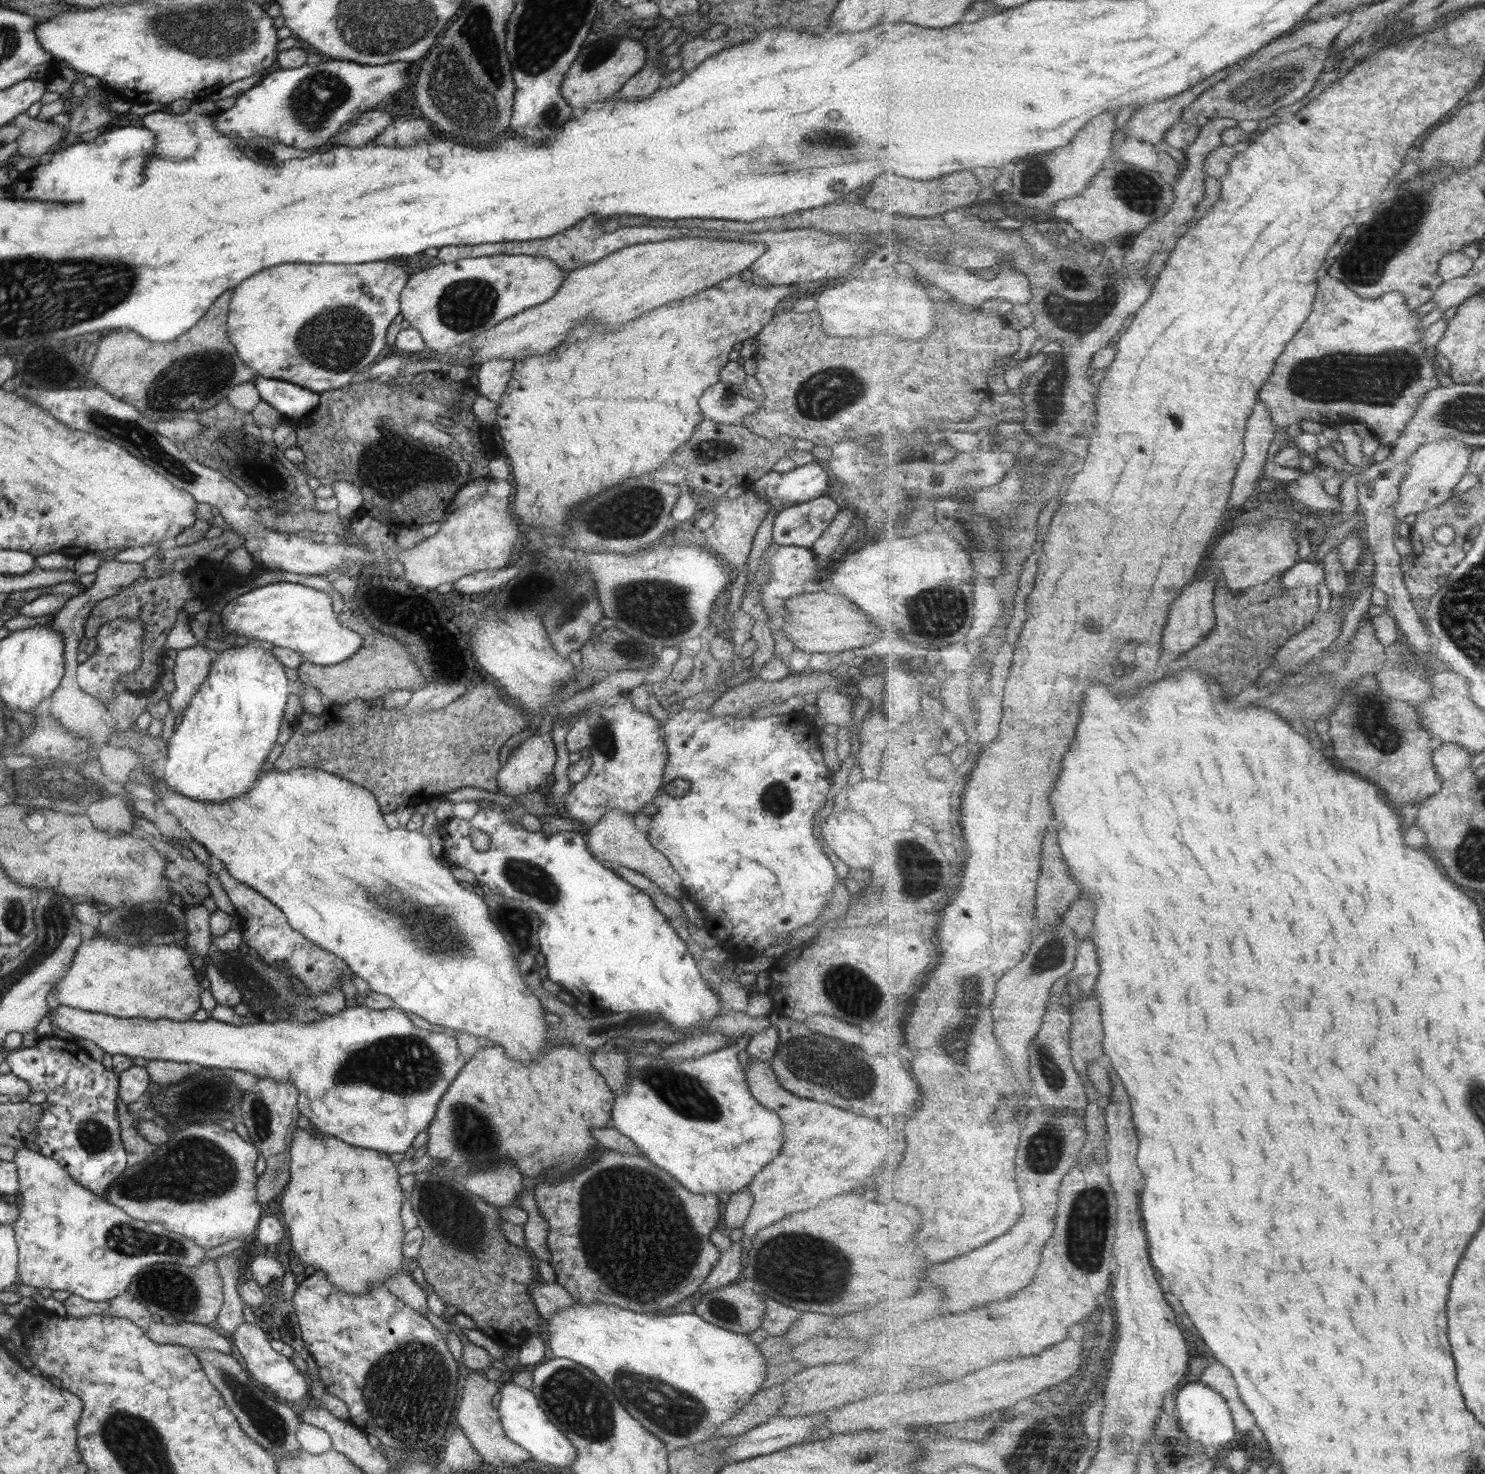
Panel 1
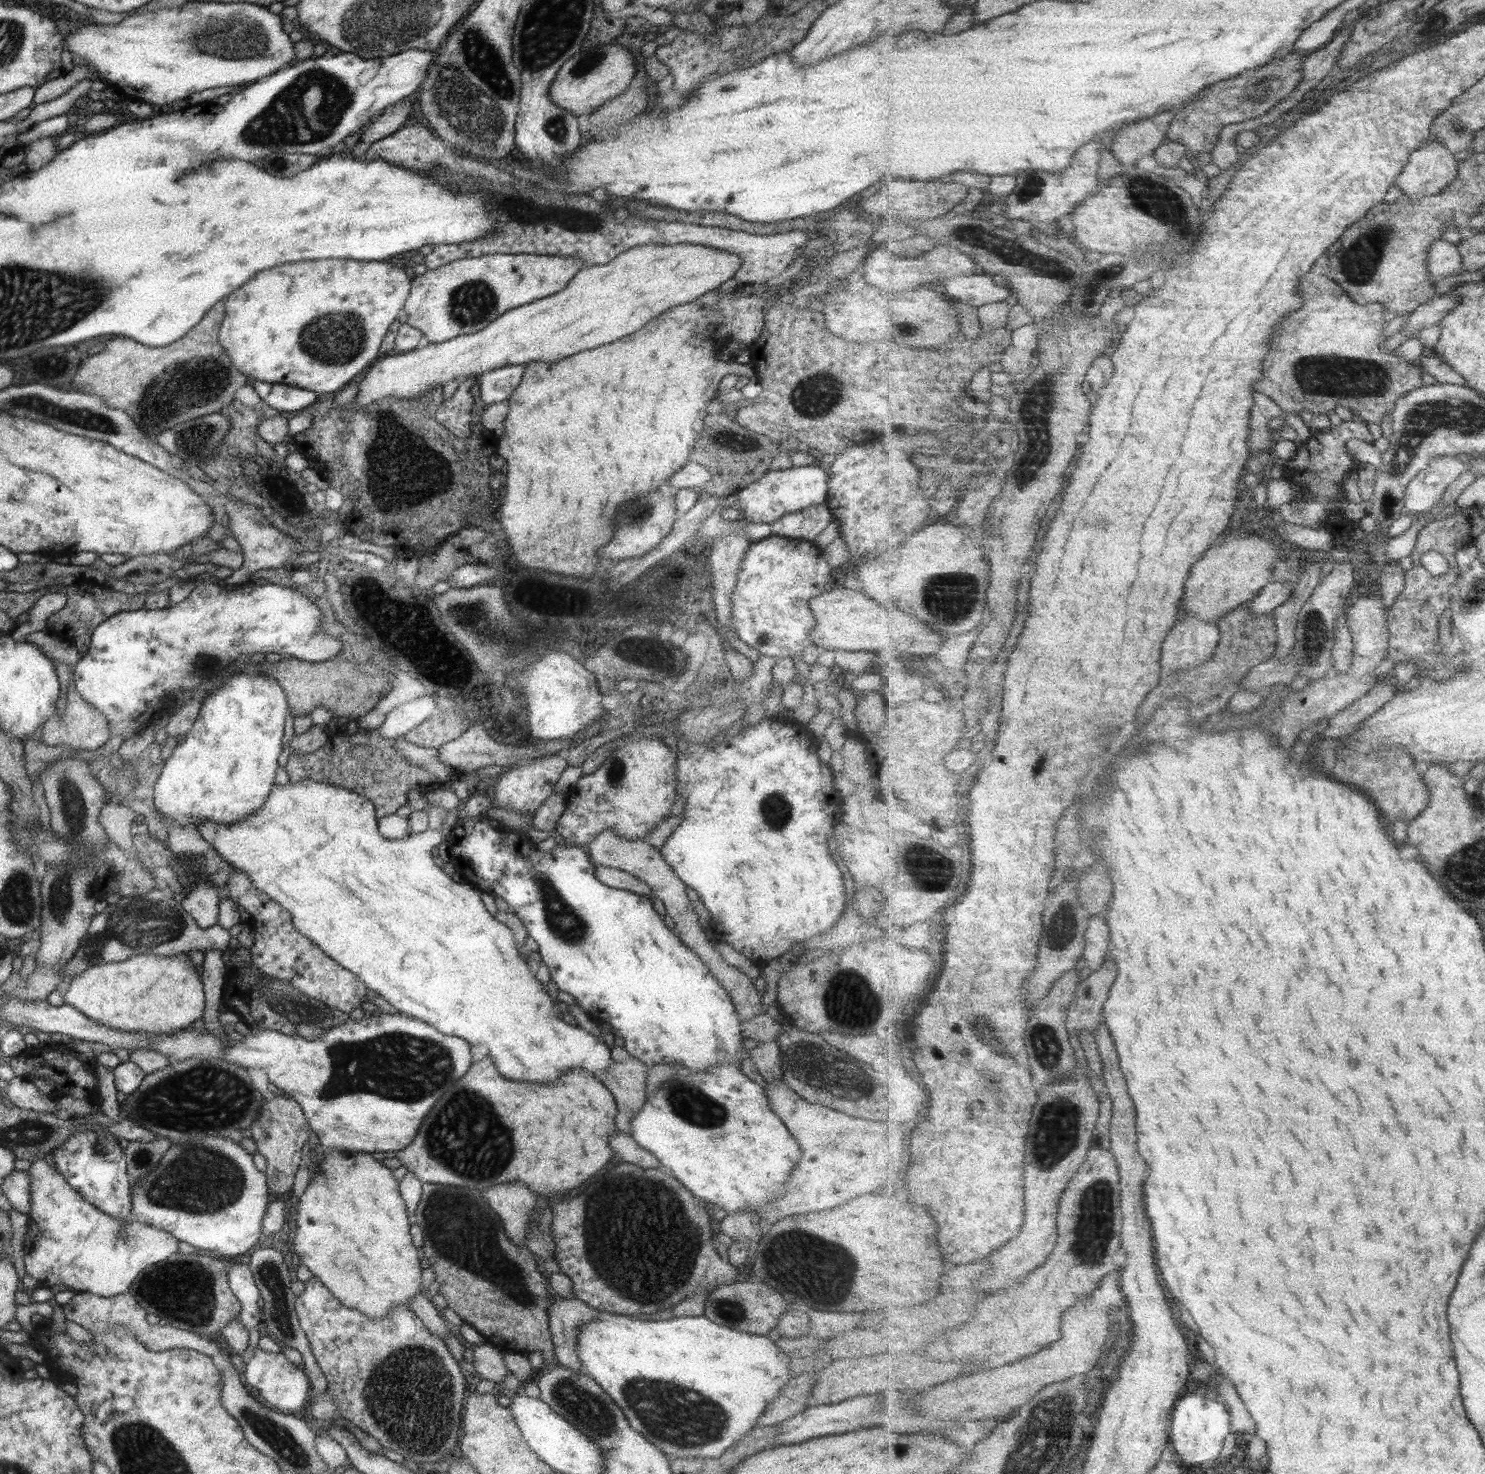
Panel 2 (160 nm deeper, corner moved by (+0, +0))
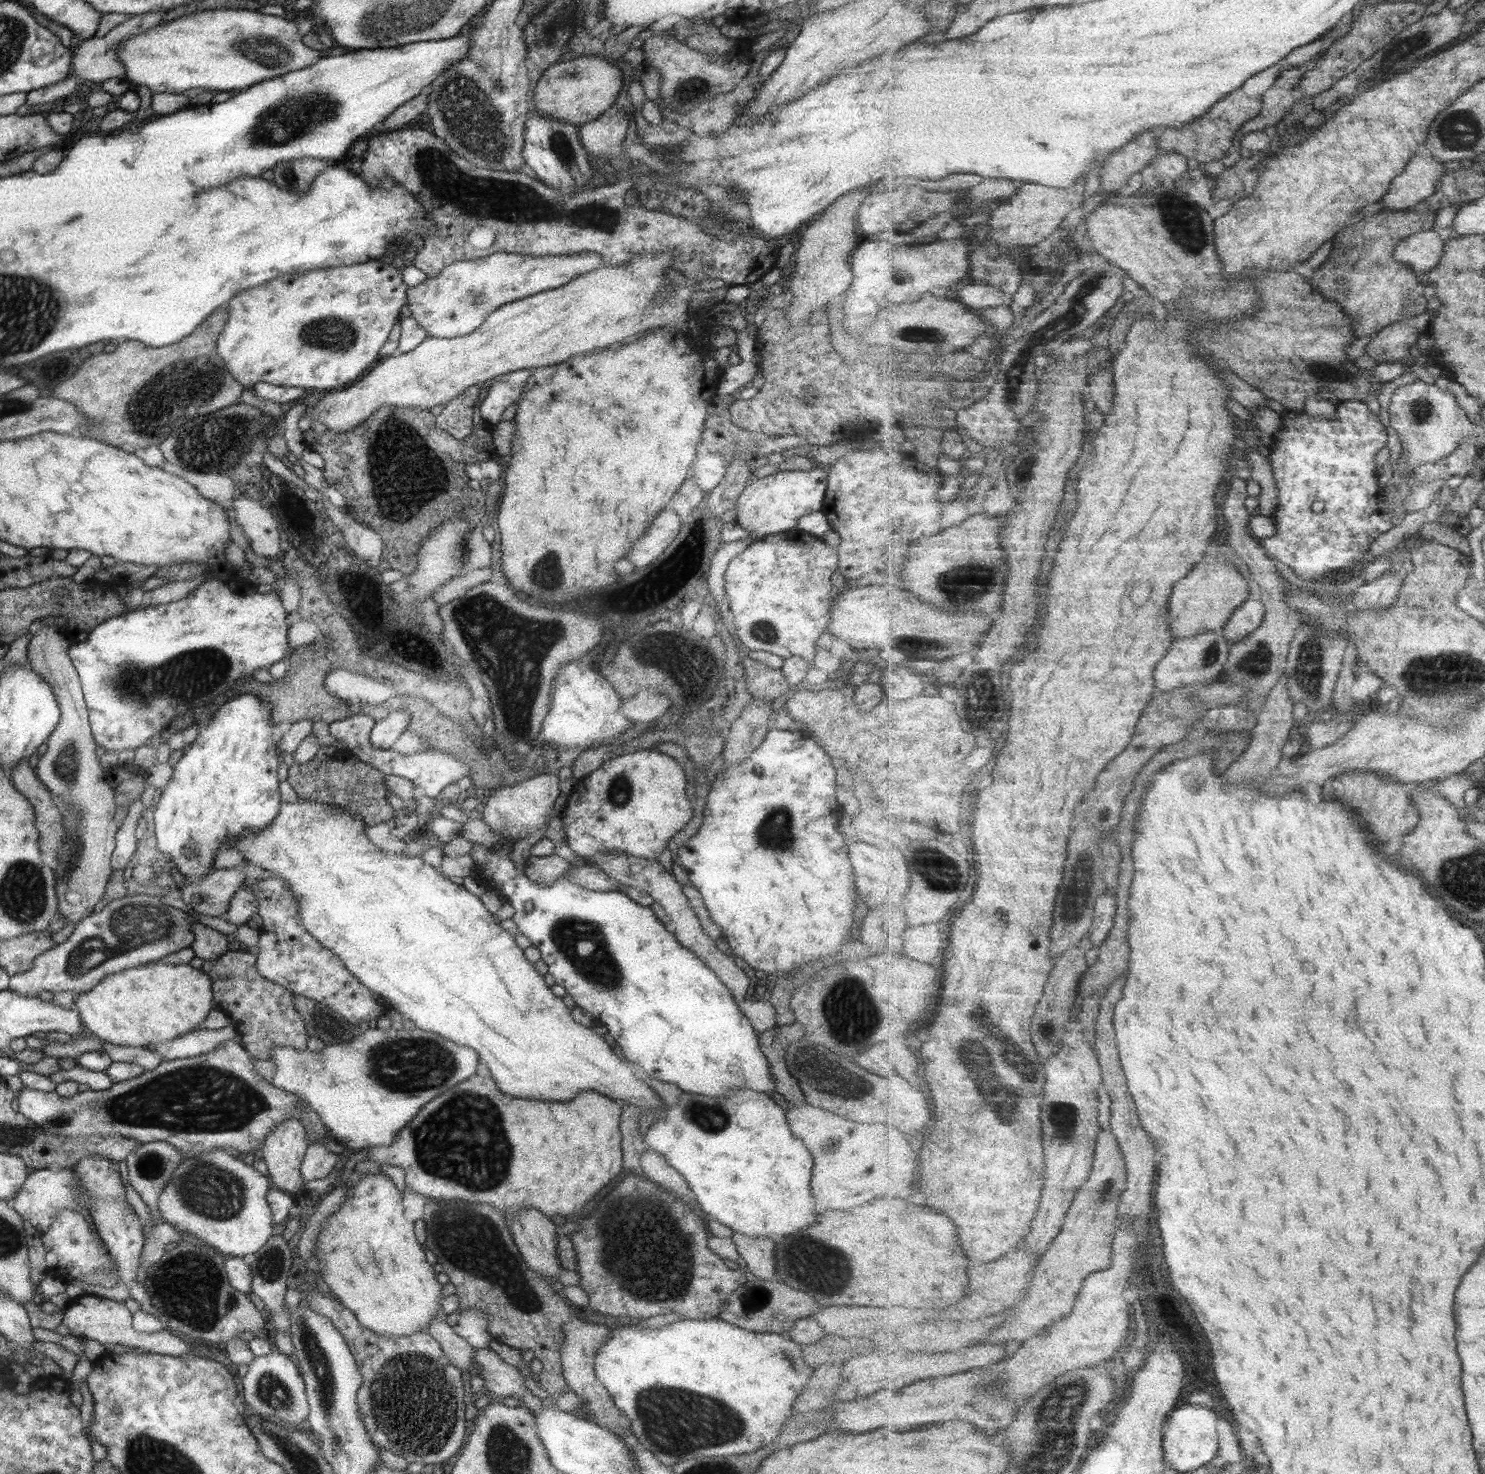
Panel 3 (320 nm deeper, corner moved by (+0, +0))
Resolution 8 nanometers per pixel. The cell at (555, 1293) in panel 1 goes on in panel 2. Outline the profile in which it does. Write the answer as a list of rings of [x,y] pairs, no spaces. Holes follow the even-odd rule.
[[[558,1298],[547,1309],[547,1324],[554,1347],[554,1361],[561,1367],[583,1373],[581,1362],[575,1354],[577,1329],[583,1323],[593,1321],[601,1316],[601,1312],[590,1308],[583,1302],[573,1299]]]

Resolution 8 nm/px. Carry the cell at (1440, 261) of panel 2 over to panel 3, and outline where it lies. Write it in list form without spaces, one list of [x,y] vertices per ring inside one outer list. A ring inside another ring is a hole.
[[[1430,229],[1404,238],[1394,250],[1394,257],[1413,267],[1417,274],[1433,270],[1445,254],[1446,239]]]

